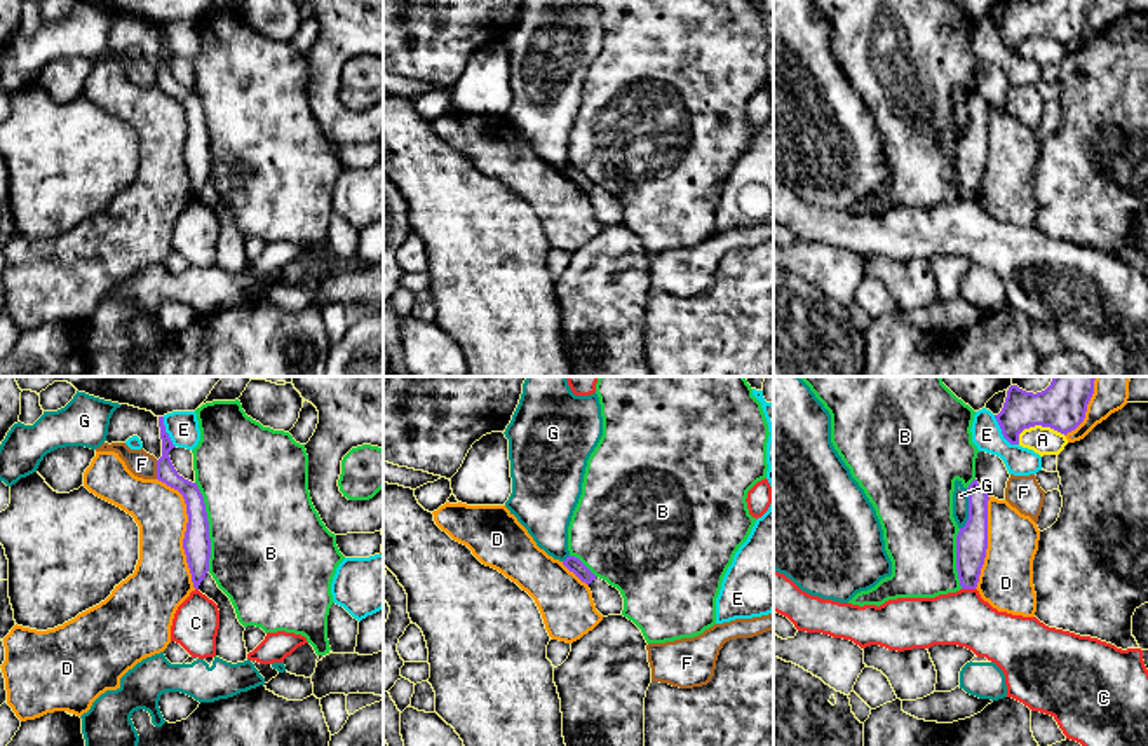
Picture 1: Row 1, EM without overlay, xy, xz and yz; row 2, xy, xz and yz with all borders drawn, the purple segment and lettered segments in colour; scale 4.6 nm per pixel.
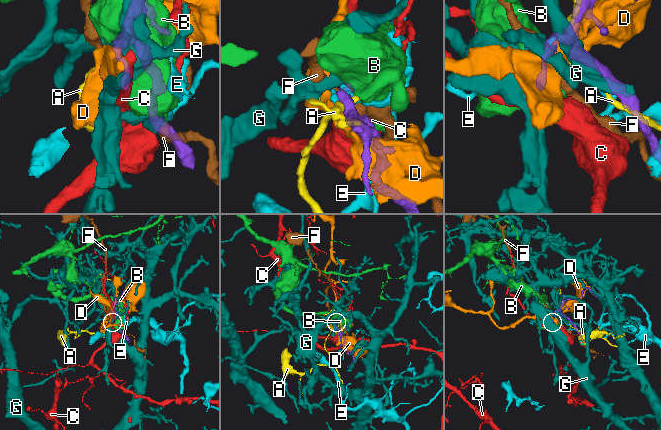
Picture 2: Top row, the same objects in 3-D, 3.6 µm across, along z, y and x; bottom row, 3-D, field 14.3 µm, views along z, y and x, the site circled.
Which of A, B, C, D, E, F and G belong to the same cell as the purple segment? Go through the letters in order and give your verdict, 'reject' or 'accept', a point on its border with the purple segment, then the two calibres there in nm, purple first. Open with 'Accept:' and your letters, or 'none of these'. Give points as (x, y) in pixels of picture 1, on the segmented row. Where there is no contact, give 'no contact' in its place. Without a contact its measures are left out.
Accept: none of these
A: reject; contact yz (1037, 424); calibres 220 and 130 nm
B: reject; contact xy (208, 527); calibres 130 and 500 nm
C: reject; contact yz (969, 588); calibres 140 and 240 nm
D: reject; contact xy (187, 530); calibres 130 and 260 nm
E: reject; contact yz (1002, 433); calibres 180 and 140 nm
F: reject; contact xy (157, 469); calibres 90 and 120 nm
G: reject; contact yz (969, 509); calibres 140 and 80 nm

